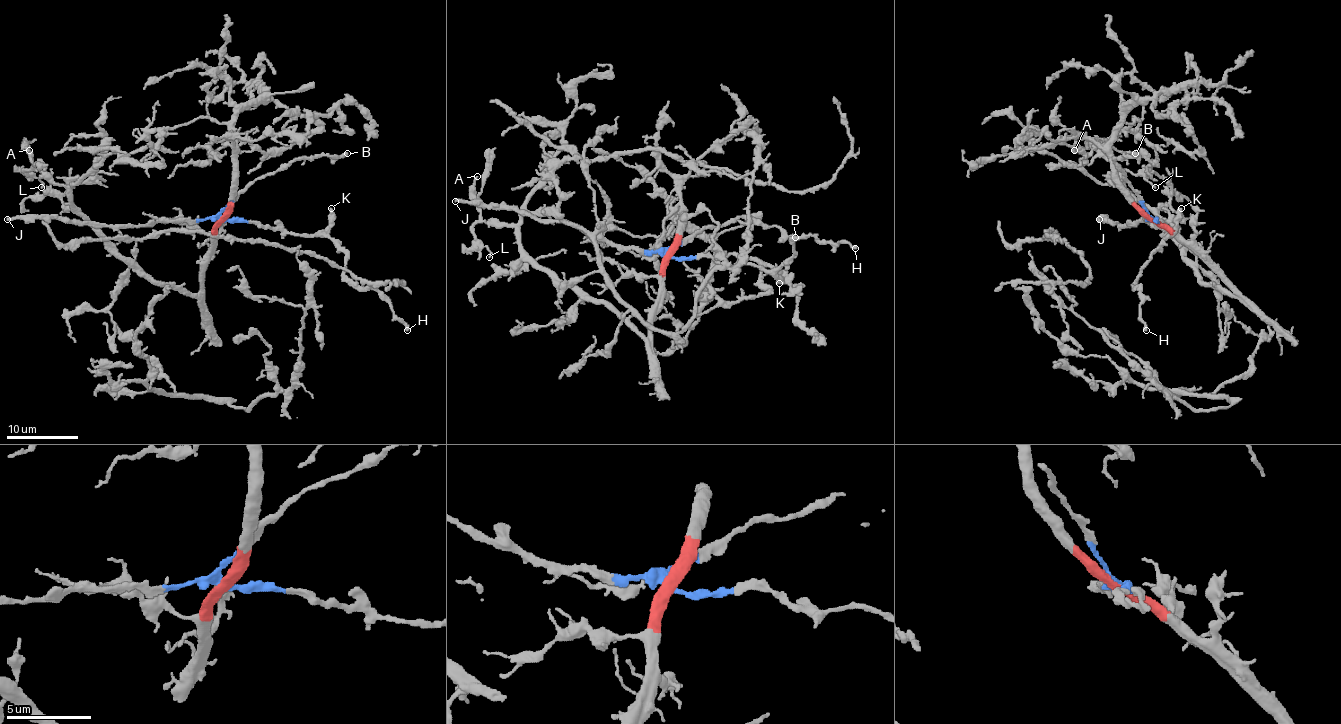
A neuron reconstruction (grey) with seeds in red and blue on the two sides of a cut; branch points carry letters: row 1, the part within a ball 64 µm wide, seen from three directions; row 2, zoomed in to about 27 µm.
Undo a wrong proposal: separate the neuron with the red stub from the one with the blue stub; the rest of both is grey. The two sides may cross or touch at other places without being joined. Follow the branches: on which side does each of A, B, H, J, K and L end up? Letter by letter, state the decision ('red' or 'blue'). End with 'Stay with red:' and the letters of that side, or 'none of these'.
A: red
B: blue
H: blue
J: blue
K: blue
L: red
Stay with red: A, L

